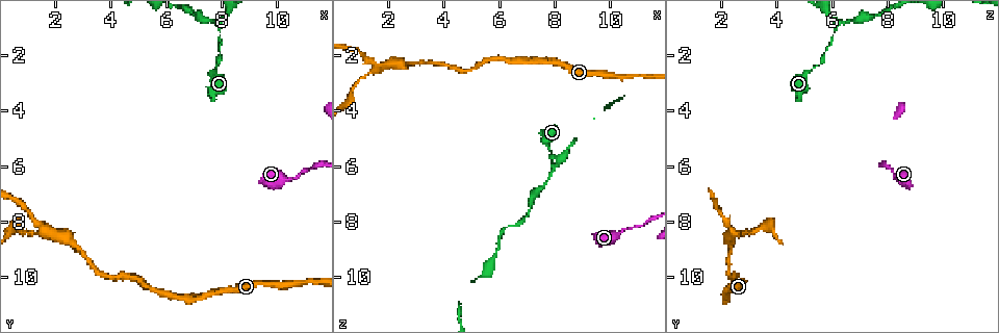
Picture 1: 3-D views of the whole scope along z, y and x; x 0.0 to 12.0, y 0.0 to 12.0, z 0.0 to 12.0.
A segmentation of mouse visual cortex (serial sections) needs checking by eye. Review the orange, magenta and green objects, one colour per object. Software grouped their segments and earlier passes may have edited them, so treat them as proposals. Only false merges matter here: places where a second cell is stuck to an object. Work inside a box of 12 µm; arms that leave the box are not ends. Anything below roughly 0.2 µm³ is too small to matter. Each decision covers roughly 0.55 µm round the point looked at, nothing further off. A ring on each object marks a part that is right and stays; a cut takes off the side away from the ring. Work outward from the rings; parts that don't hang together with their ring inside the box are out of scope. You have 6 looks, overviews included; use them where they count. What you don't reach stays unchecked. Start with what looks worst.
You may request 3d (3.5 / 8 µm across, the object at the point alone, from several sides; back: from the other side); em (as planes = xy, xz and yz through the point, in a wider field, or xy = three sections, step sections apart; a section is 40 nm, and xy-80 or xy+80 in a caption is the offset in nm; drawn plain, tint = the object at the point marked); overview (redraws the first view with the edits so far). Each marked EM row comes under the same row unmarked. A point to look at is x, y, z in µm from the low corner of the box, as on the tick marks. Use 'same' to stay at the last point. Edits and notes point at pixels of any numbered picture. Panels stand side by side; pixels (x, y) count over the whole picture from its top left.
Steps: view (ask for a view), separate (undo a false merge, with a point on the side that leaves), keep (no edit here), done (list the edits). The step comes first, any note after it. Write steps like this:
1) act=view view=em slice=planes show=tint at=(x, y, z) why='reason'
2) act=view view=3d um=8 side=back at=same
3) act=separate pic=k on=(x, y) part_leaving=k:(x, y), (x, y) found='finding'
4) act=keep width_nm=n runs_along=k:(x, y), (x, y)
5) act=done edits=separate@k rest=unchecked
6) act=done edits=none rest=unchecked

act=view view=3d um=8 side=back at=(1.7, 8.4, 2.5) why='small branch off a trunk'

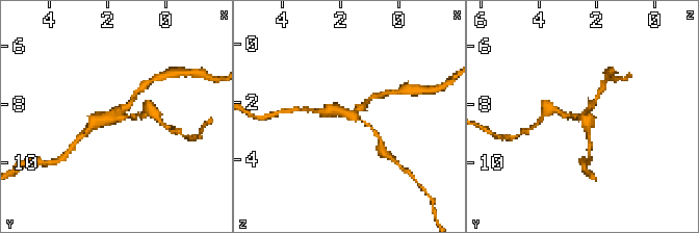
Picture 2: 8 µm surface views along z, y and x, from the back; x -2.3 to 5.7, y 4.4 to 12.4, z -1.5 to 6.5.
act=view view=3d um=3.5 at=(1.6, 8.4, 2.4)

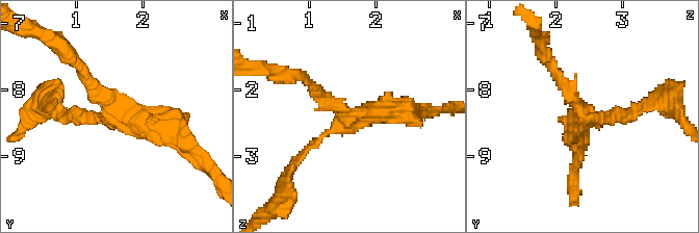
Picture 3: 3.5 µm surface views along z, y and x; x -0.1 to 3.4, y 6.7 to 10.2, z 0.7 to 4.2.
act=view view=em slice=xy step=2 show=tint at=(1.65, 8.45, 2.40) arms=3 arm_widths_nm=150,200,350 why='shape alone is not enough'

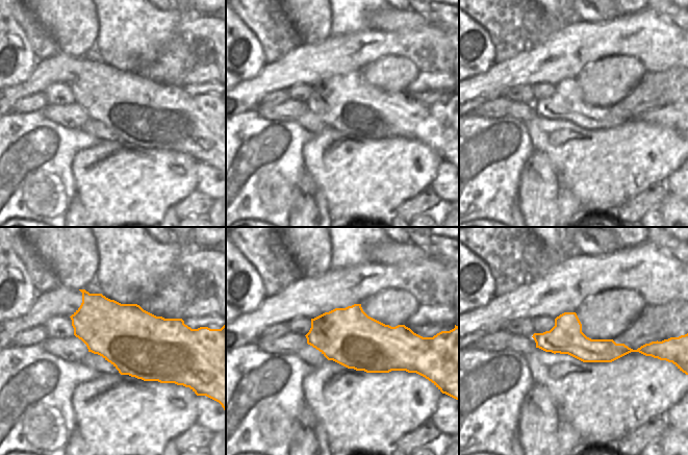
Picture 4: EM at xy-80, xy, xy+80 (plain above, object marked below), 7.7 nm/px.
act=keep runs_along=4:(536, 335), (643, 351) found='continuous, no second cell'

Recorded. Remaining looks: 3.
act=view view=3d um=8 at=(7.9, 1.0, 6.1)

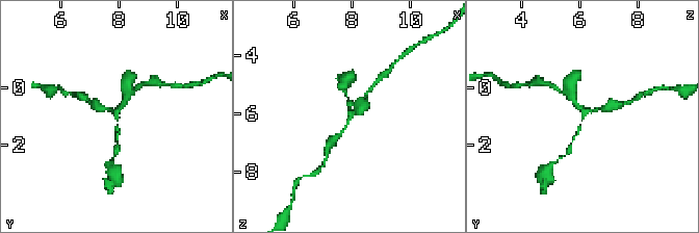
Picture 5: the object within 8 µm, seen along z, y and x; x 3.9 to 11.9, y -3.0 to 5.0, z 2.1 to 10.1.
act=view view=em slice=xy step=3 show=tint at=(7.9, 0.9, 6.1)

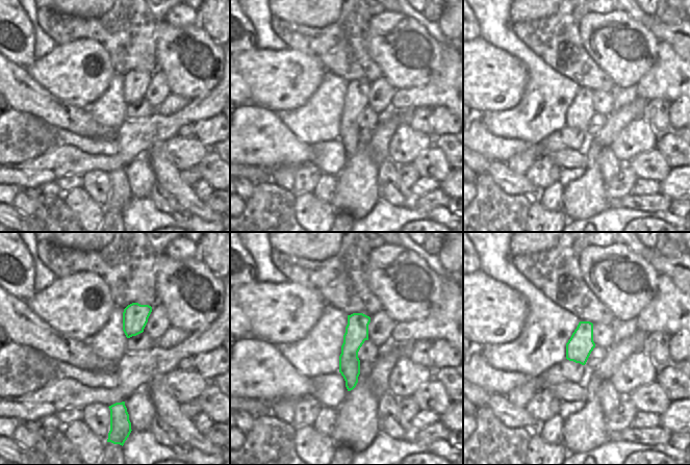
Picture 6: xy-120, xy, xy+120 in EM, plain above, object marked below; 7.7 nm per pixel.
act=keep arm_widths_nm=100,200,200 runs_along=5:(573, 139), (586, 111), (606, 107) found='one cell here'

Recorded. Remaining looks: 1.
act=done edits=none rest=unchecked

